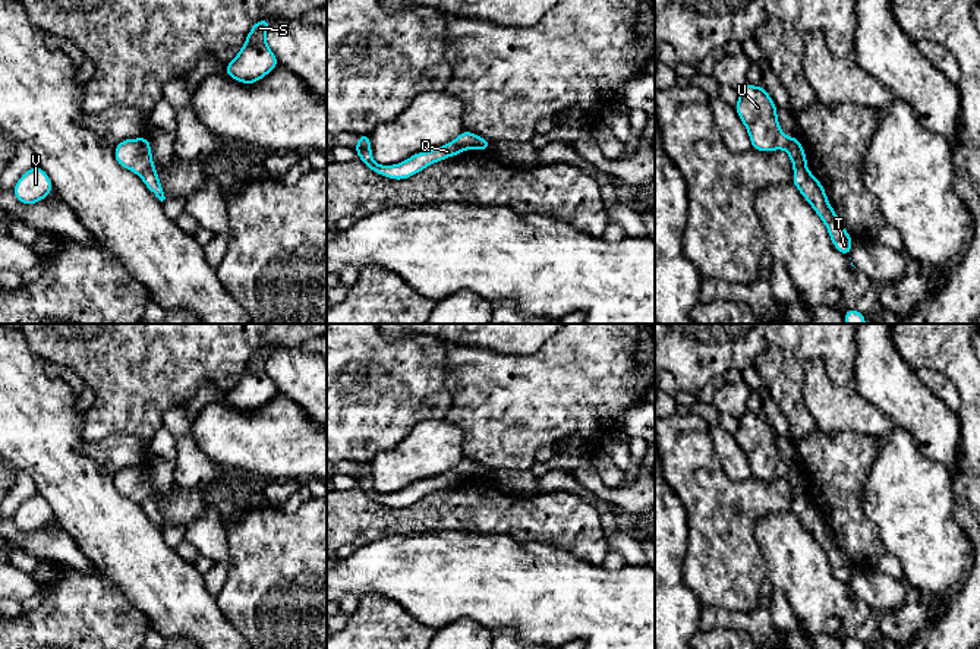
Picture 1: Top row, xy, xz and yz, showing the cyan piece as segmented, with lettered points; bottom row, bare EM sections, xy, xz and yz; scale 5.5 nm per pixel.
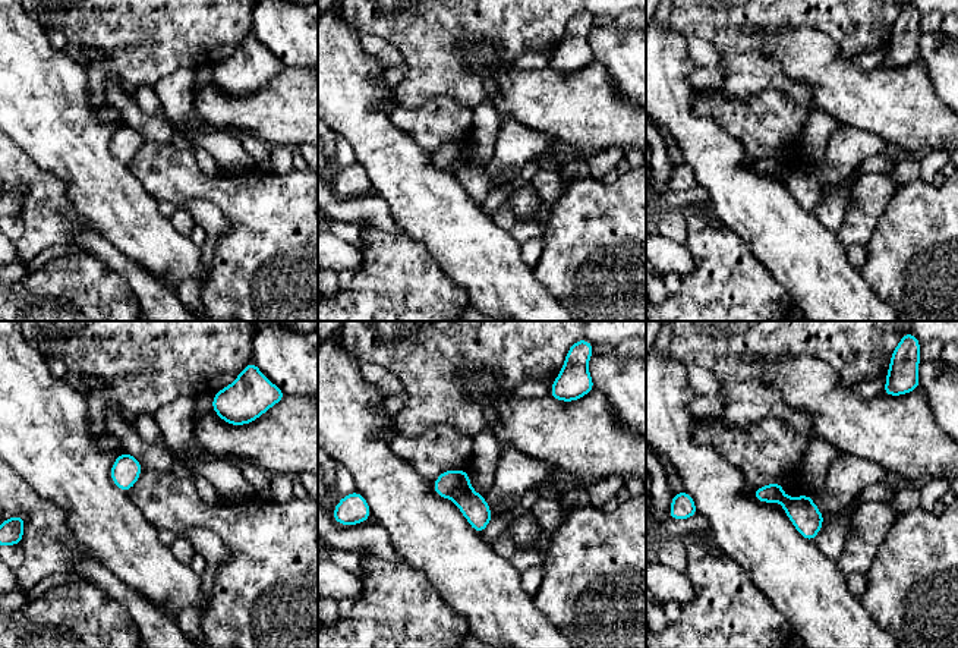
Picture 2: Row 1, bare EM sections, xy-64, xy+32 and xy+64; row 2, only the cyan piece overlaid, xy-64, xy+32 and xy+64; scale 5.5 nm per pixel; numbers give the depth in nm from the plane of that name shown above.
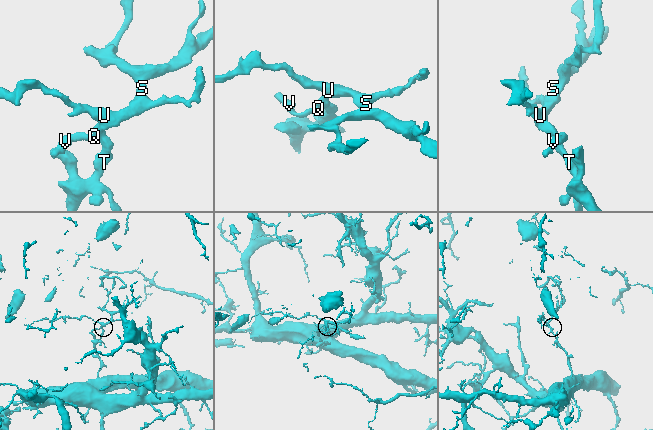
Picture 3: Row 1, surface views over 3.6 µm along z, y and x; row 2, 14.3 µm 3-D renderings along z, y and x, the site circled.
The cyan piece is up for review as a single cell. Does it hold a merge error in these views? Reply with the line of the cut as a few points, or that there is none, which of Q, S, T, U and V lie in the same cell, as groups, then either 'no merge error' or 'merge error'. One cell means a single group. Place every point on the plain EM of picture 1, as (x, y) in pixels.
cut xy (153, 492), (139, 503); groups Q S U V / T; merge error

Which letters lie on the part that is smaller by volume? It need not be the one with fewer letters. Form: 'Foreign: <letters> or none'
Foreign: Q, S, U, V

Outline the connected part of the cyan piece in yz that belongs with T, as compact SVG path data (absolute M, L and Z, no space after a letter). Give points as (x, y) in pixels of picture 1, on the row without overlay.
M807 494L794 497L792 511L828 555L835 577L850 586L853 565L841 552L835 538L829 533L822 511L809 500Z

